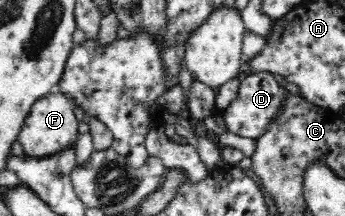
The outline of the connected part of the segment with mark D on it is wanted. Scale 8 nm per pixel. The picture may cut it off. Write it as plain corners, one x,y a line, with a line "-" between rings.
252,73
241,80
238,95
225,111
221,111
221,116
225,119
229,132
256,139
267,130
267,126
275,120
277,114
283,113
283,104
289,98
289,94
290,92
275,80
273,74
258,73
255,75

